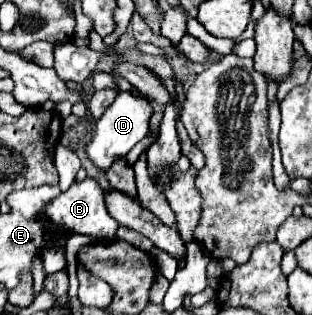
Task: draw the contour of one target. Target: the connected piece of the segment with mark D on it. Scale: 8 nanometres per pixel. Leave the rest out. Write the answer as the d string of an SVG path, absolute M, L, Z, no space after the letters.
M120 91L116 95L114 103L96 121L96 135L88 145L88 157L96 163L96 167L106 171L110 167L110 161L114 161L118 157L126 157L126 153L138 141L142 141L146 137L152 113L154 113L154 109L152 109L152 105L150 105L150 101L146 97L134 95L132 91Z

